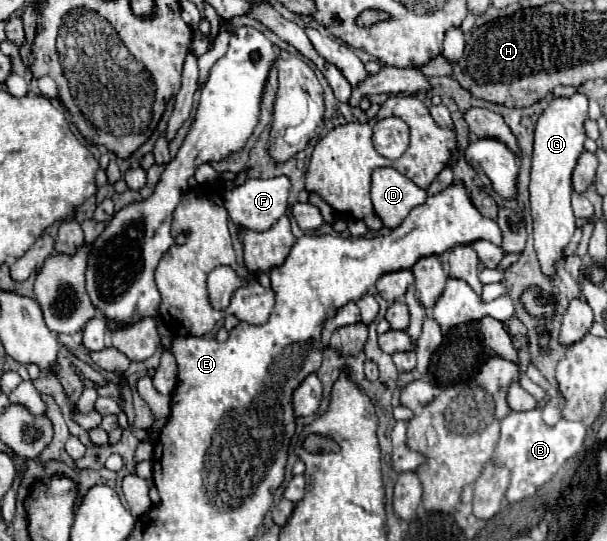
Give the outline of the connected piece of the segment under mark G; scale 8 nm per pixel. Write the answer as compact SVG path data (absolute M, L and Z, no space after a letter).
M575 93L573 97L559 97L555 101L549 103L549 107L545 109L545 113L541 115L541 119L537 121L535 127L535 149L533 149L533 167L531 167L531 183L529 183L529 191L531 191L531 215L533 215L533 239L535 239L535 253L541 265L541 273L551 279L555 277L557 265L563 261L563 251L567 249L573 233L575 233L575 217L571 211L571 173L575 169L575 163L579 159L579 155L585 151L583 143L585 143L585 129L583 123L587 119L587 97L581 93Z

